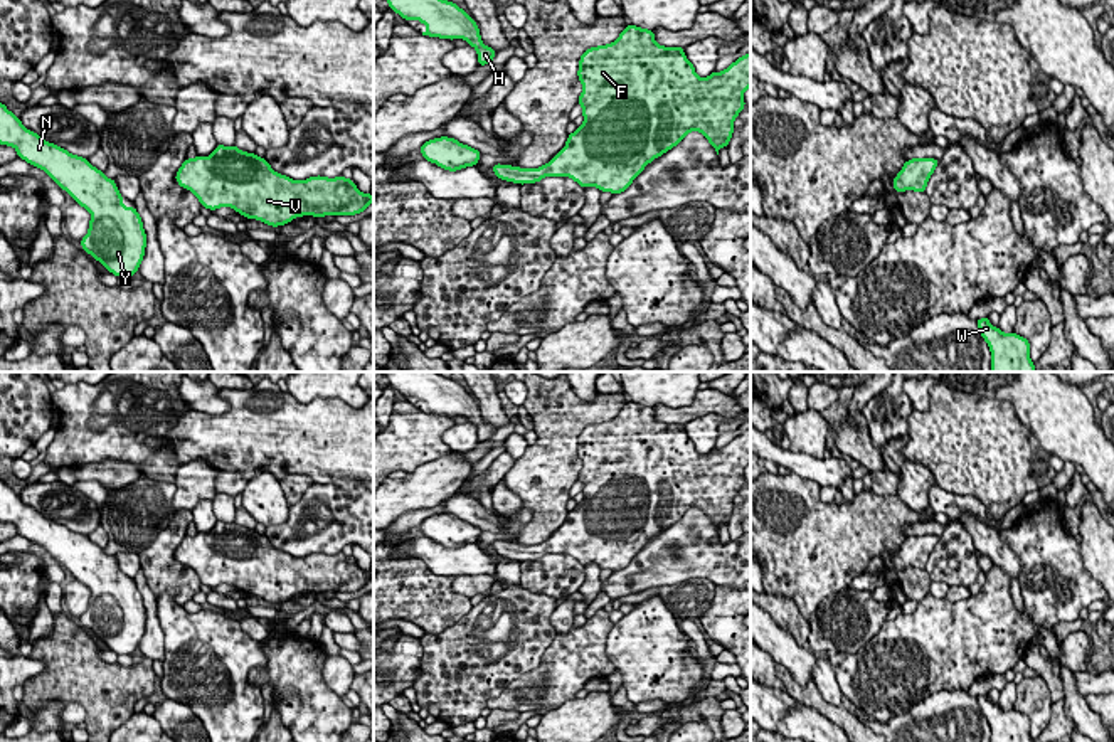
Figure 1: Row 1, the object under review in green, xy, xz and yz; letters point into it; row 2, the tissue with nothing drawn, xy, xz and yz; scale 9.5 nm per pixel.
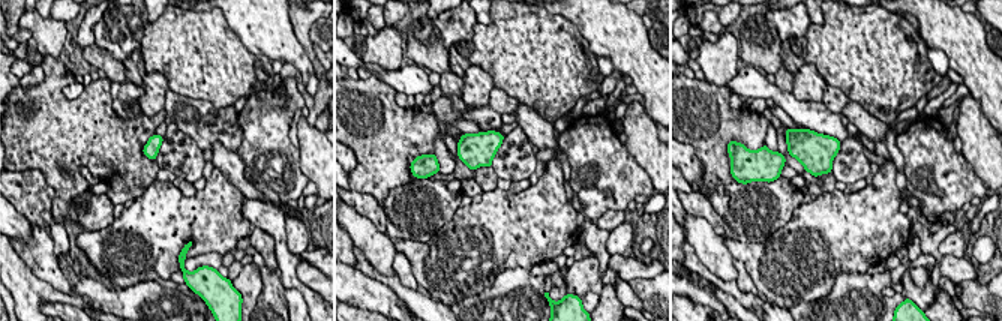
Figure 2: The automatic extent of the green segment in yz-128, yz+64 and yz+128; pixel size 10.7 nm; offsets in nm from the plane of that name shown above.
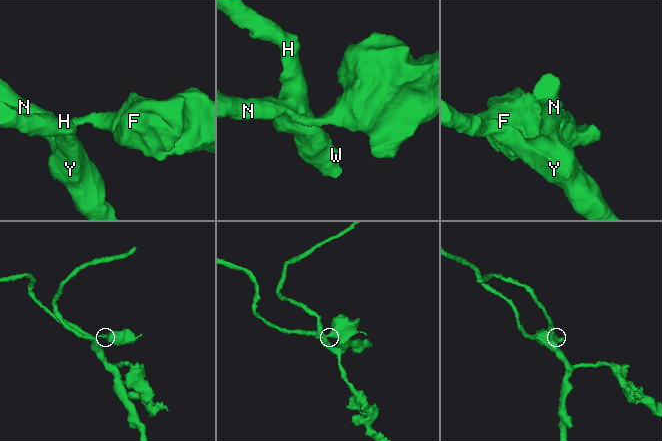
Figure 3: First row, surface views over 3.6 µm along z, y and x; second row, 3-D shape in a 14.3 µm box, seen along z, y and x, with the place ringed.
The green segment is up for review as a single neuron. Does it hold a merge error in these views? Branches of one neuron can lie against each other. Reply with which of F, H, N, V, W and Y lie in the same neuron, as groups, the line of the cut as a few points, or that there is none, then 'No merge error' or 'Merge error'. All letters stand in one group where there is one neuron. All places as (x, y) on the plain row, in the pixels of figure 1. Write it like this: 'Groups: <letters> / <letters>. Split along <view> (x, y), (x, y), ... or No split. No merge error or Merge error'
Groups: F H N V W Y. No split. No merge error

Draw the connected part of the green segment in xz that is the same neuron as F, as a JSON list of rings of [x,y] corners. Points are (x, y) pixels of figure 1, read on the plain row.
[[[628,400],[619,414],[606,422],[589,424],[579,436],[577,454],[582,469],[577,481],[582,483],[584,500],[567,513],[565,523],[538,545],[520,545],[496,540],[495,552],[513,560],[537,560],[545,554],[569,554],[582,565],[597,564],[601,569],[621,570],[648,540],[661,533],[690,510],[702,510],[715,525],[729,523],[734,511],[734,498],[744,486],[744,469],[751,464],[751,429],[739,434],[727,446],[700,454],[687,436],[683,424],[665,424],[655,417],[655,407]]]

